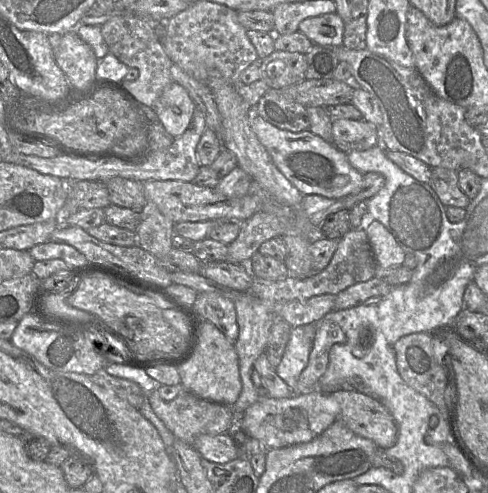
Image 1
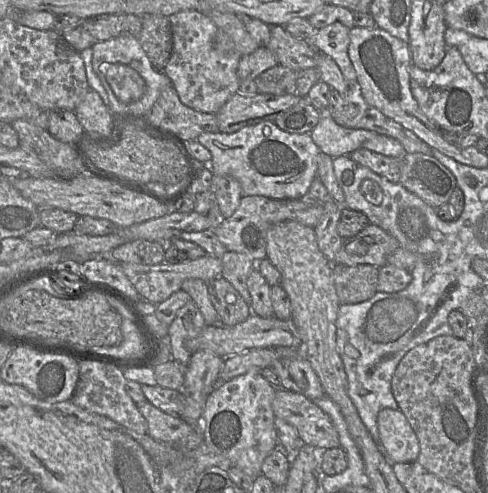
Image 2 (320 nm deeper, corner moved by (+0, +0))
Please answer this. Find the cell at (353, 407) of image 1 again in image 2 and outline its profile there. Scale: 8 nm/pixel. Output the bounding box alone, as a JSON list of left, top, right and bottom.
[272,388,340,450]

